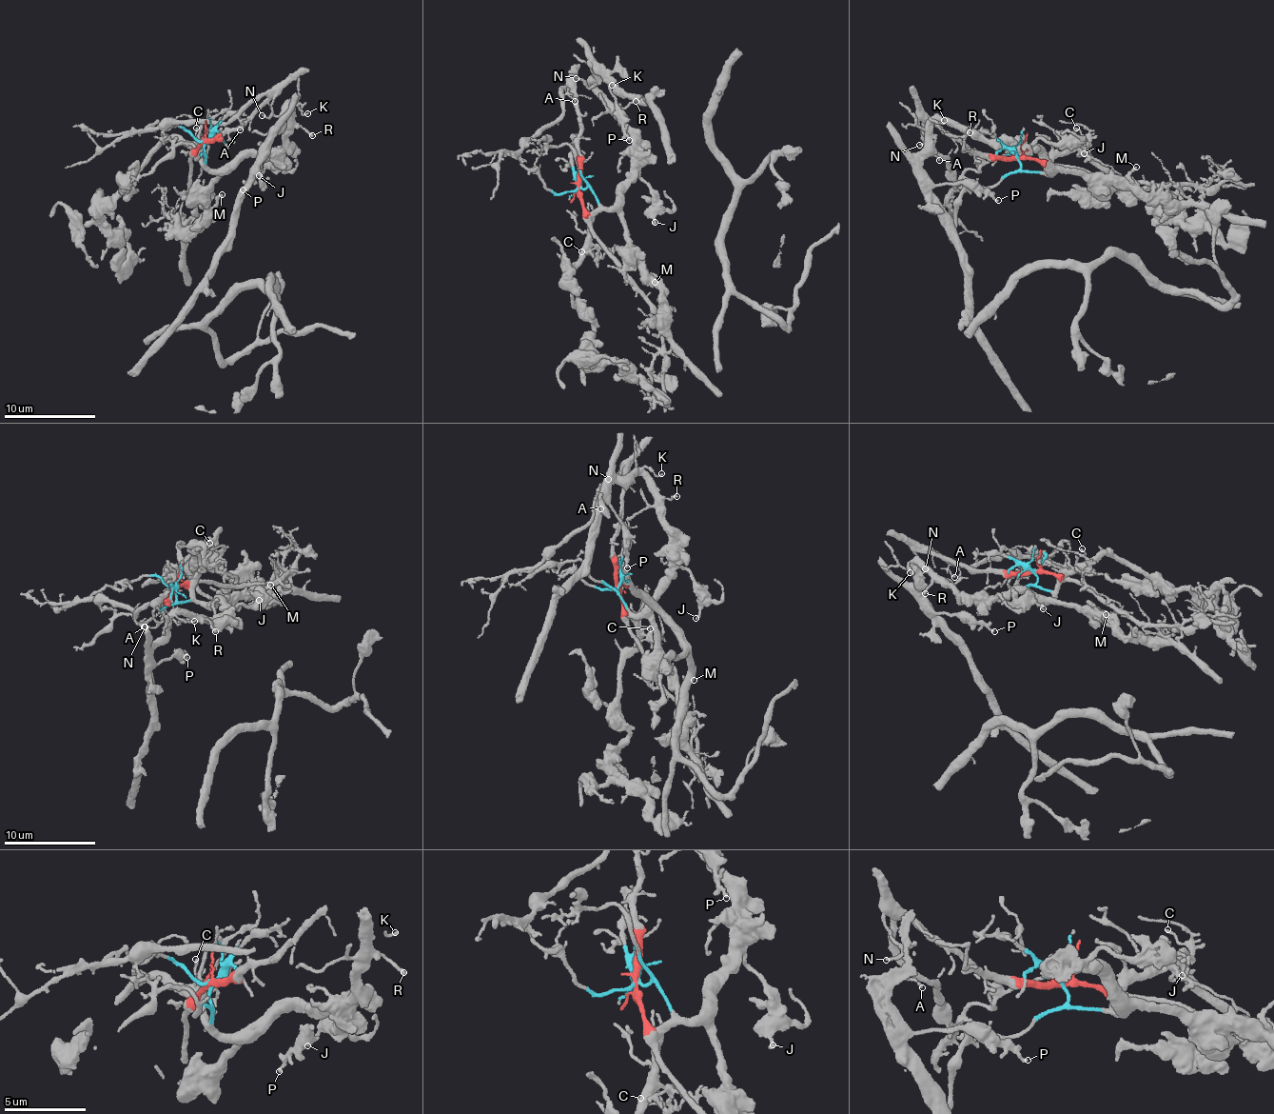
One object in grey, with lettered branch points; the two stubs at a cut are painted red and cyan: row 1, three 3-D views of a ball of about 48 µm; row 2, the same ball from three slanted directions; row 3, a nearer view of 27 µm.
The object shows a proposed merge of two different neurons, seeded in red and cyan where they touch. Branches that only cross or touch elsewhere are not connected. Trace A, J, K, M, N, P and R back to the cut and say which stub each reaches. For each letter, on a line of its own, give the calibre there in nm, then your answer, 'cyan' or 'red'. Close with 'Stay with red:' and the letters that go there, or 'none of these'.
A: 110 nm | red
J: 190 nm | cyan
K: 130 nm | cyan
M: 190 nm | cyan
N: 120 nm | cyan
P: 130 nm | cyan
R: 190 nm | cyan
Stay with red: A

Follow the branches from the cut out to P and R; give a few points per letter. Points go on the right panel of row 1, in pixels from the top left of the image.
P: (1017, 157), (1028, 171), (1050, 171), (1028, 149), (934, 122), (922, 167), (928, 176), (999, 201)
R: (1017, 157), (1019, 166), (1030, 172), (1049, 169), (1038, 153), (997, 144), (970, 128), (970, 132)

